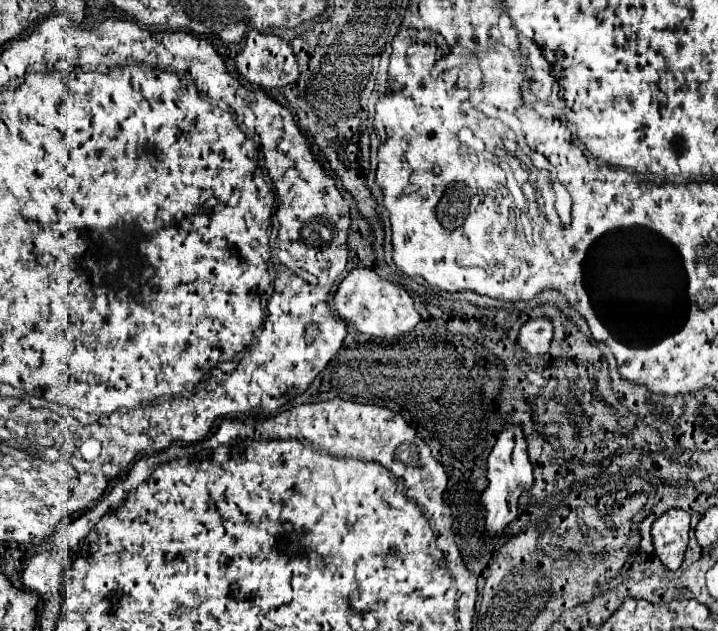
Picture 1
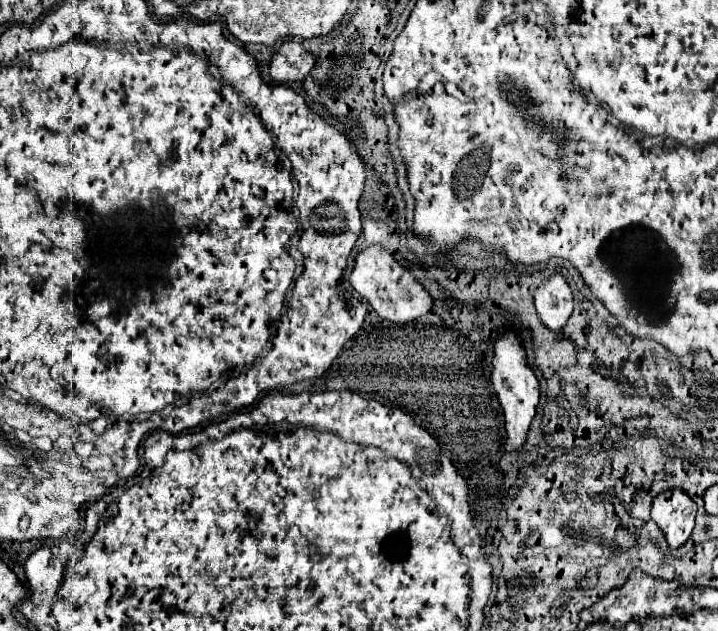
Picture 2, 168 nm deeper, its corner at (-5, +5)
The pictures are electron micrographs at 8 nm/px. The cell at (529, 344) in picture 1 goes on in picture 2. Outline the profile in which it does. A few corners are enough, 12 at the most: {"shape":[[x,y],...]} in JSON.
{"shape":[[563,275],[537,287],[535,309],[551,331],[573,311],[573,295]]}

